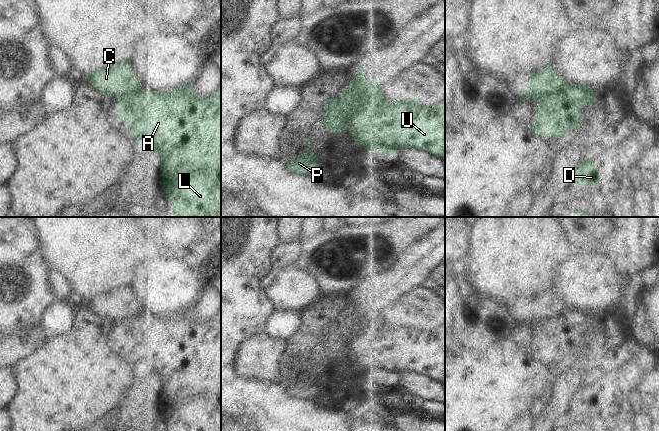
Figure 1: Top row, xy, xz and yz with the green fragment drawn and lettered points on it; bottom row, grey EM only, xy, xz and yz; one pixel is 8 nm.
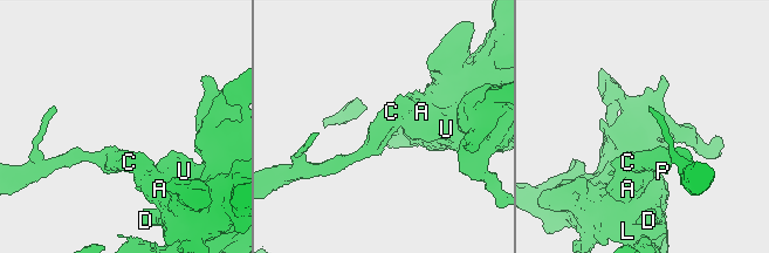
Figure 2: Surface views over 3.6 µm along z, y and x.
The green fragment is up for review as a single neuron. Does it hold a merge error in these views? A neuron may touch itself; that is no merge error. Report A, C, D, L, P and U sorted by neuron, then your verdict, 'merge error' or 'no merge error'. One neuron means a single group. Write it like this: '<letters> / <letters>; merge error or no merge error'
A D L U / C P; merge error

